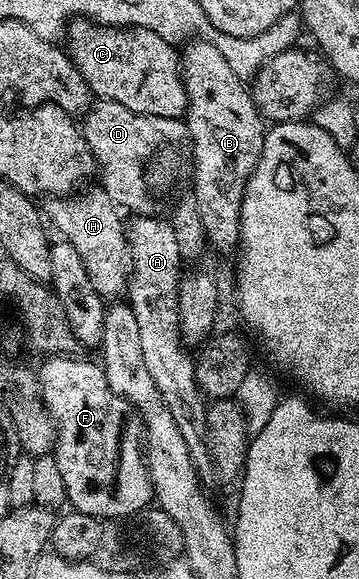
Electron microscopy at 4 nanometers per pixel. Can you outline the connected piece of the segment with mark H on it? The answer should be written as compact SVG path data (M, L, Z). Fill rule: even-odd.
M85 190L73 196L51 197L47 201L50 203L44 206L44 214L49 225L54 225L62 233L59 235L65 242L72 244L72 248L80 252L80 258L90 270L90 279L96 292L102 295L103 299L111 300L110 298L117 294L127 293L130 280L130 249L126 243L124 218L122 222L123 215L119 207L114 205L106 190Z

